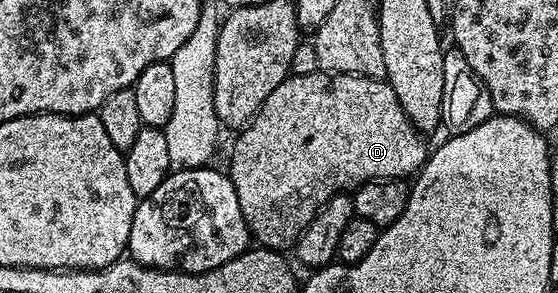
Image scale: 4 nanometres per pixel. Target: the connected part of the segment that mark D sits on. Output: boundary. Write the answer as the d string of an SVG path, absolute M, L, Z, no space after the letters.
M325 71L312 75L291 75L284 78L280 87L276 87L276 91L272 91L272 95L268 95L268 99L264 99L260 111L250 120L250 124L235 137L238 138L235 139L234 150L230 153L228 175L236 187L236 199L240 199L240 211L244 215L246 226L250 228L251 238L259 246L279 251L286 251L289 245L290 248L297 246L299 235L310 226L312 219L328 203L328 199L332 199L338 193L358 189L370 181L409 178L415 171L421 170L428 156L427 138L414 128L408 115L404 115L404 107L400 107L400 103L396 99L396 91L392 91L392 87L384 79L331 75Z

